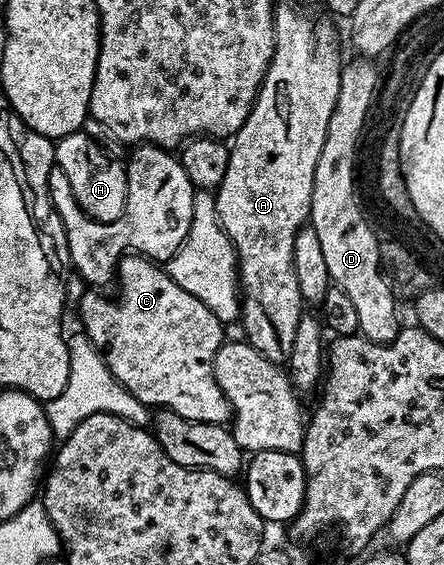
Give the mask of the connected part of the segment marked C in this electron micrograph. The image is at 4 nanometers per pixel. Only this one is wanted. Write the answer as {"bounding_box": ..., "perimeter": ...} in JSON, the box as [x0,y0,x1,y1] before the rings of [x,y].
{"bounding_box":[76,255,232,425],"perimeter":[[[123,255],[118,261],[116,280],[119,285],[122,283],[122,300],[105,300],[101,291],[86,290],[76,304],[78,316],[82,319],[81,331],[100,349],[108,370],[112,370],[114,377],[140,403],[151,409],[167,408],[180,414],[180,418],[225,425],[232,413],[228,398],[224,398],[224,390],[220,390],[214,373],[216,350],[220,350],[224,343],[224,326],[216,314],[212,314],[200,298],[192,298],[188,290],[180,290],[167,272],[145,256]]]}

